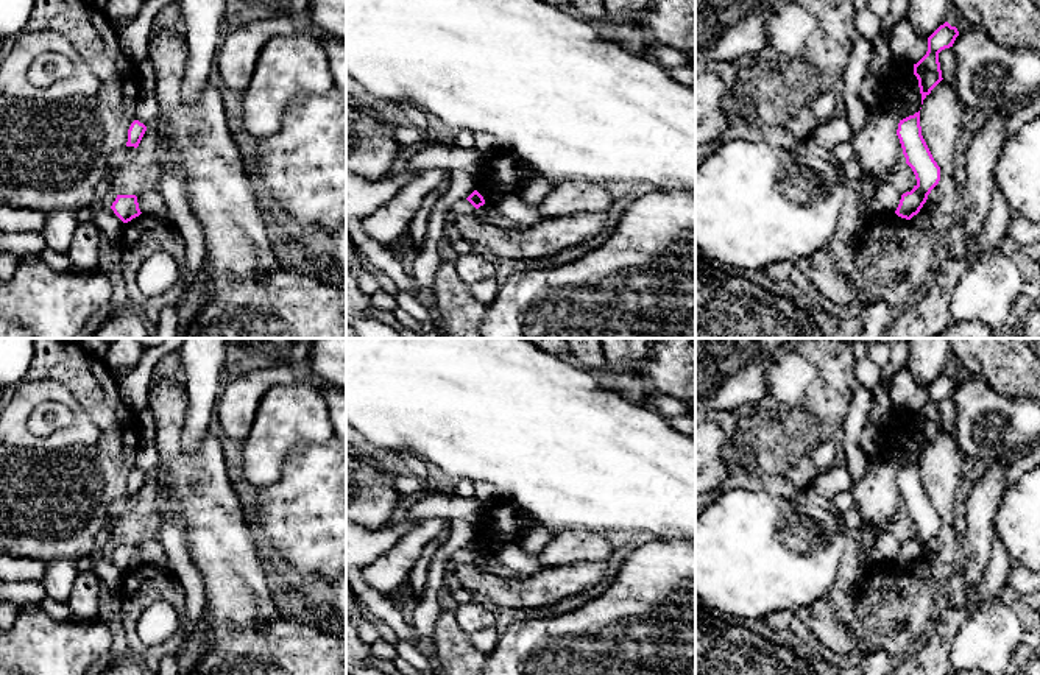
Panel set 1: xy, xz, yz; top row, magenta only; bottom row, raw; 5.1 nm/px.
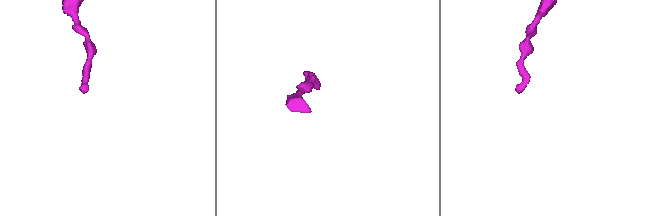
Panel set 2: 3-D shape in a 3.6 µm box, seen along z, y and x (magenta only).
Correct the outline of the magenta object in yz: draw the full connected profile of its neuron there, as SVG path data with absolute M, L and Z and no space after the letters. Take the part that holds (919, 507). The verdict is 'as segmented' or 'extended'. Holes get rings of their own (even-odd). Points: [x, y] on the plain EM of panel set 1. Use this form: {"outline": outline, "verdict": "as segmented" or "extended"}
{"outline": "M920 460L898 472L897 485L900 488L906 513L912 518L917 533L911 541L901 544L895 563L911 569L920 561L931 539L940 530L940 516L934 510L920 475Z", "verdict": "as segmented"}

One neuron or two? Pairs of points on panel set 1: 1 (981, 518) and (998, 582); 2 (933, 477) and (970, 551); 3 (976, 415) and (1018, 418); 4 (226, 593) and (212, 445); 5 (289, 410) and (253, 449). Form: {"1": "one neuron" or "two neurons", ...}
{"1": "two neurons", "2": "two neurons", "3": "one neuron", "4": "one neuron", "5": "one neuron"}

